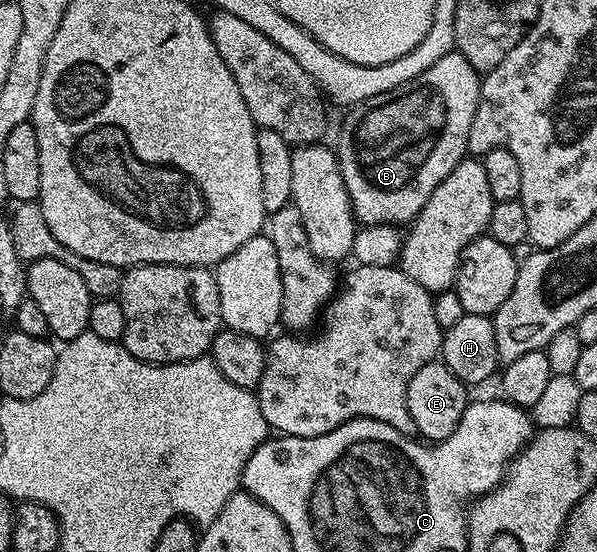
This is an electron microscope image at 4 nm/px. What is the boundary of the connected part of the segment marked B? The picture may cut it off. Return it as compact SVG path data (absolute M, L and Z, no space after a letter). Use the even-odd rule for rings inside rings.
M454 50L441 57L441 61L429 65L421 77L413 77L413 81L405 81L405 85L389 89L389 93L356 103L344 114L347 116L343 119L337 146L339 168L349 193L351 211L360 224L369 227L382 223L407 225L418 217L425 201L433 197L433 189L437 189L437 185L441 185L441 181L445 181L468 154L469 129L477 113L480 82L480 72L465 61L460 51Z

